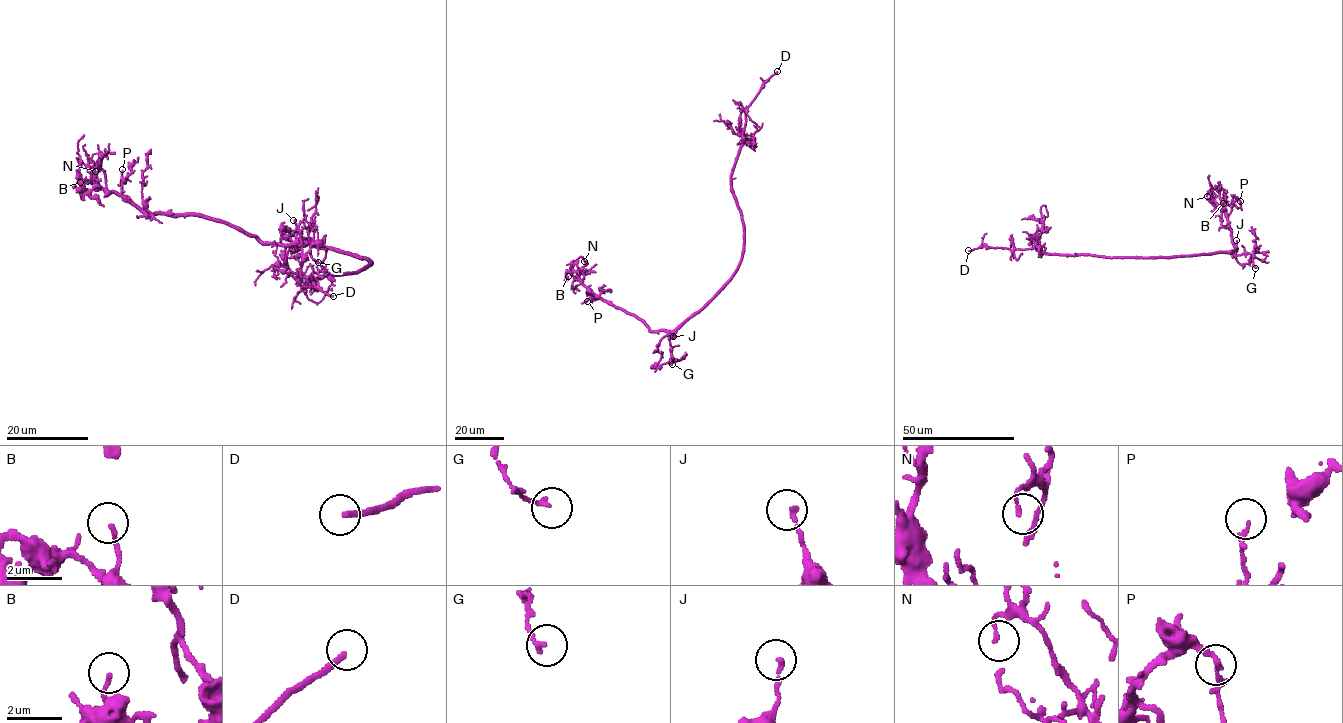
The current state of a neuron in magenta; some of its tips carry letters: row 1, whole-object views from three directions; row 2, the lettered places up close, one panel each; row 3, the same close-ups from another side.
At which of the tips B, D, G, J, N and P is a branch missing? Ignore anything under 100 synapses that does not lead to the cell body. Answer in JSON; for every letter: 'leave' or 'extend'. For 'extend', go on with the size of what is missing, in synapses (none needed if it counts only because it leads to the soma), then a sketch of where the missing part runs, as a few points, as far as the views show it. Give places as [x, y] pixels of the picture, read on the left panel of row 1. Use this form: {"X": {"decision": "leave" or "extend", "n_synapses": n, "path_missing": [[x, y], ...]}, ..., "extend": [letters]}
{"B": {"decision": "leave"}, "D": {"decision": "extend", "path_missing": [[333, 296], [363, 313], [358, 340], [375, 346], [368, 358], [345, 361], [326, 346], [248, 330], [232, 340]]}, "G": {"decision": "leave"}, "J": {"decision": "leave"}, "N": {"decision": "leave"}, "P": {"decision": "leave"}, "extend": ["D"]}

